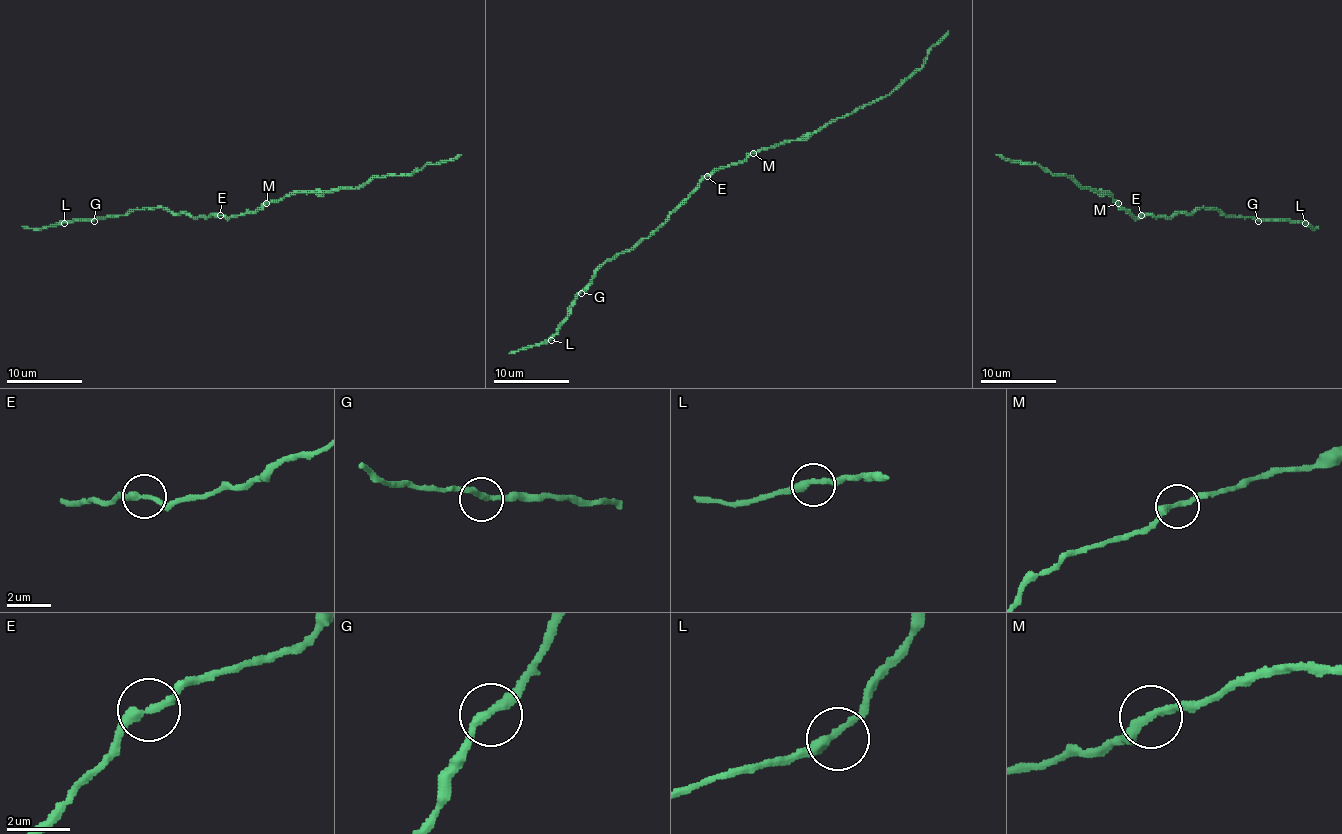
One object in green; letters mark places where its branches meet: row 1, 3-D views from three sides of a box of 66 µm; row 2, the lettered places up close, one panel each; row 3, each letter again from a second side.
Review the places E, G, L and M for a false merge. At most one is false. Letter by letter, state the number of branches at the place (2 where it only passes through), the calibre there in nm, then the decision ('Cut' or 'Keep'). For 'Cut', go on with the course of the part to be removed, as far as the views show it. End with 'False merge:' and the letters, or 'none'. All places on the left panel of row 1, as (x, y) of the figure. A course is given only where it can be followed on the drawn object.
E: Branches: 2. Thickness 280 nm. Keep
G: Branches: 2. Thickness 280 nm. Keep
L: Branches: 2. Thickness 280 nm. Keep
M: Branches: 2. Thickness 280 nm. Keep
False merge: none

